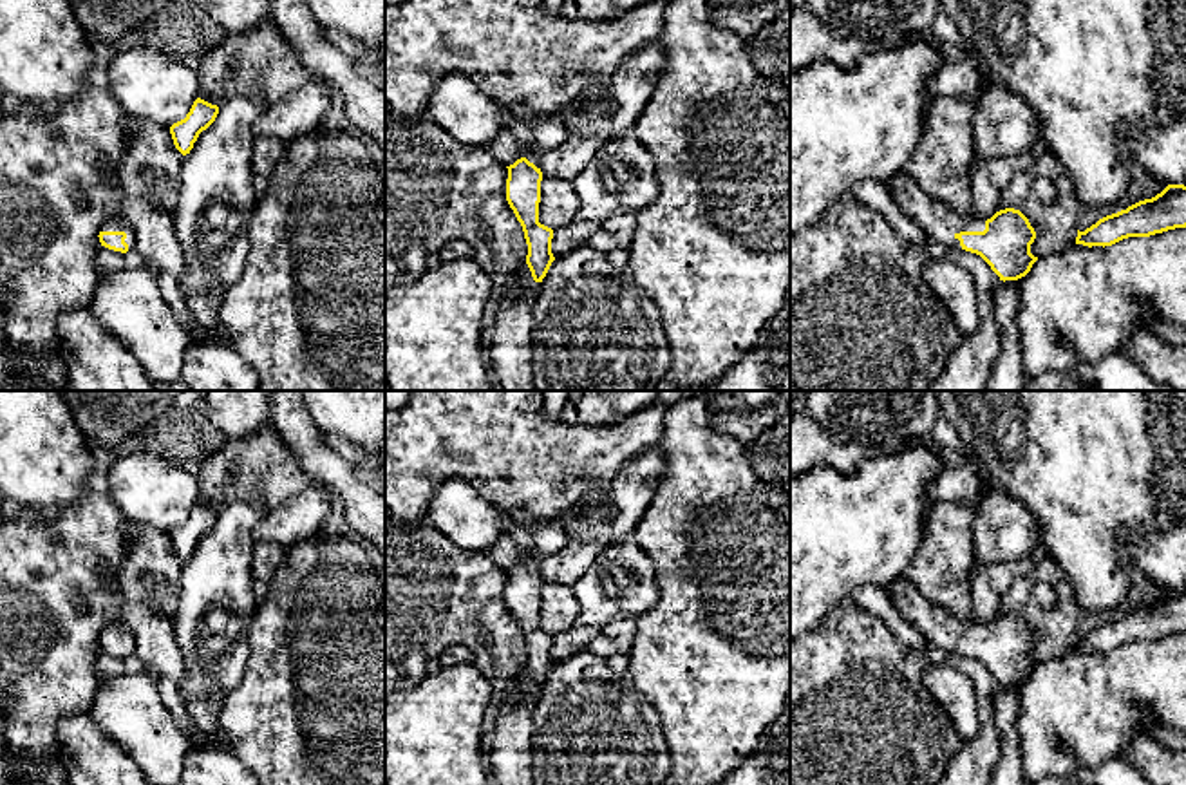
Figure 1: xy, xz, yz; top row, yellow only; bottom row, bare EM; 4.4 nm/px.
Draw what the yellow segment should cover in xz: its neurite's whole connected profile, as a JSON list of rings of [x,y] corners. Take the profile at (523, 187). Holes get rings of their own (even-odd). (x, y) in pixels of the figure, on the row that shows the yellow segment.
[[[524,145],[519,159],[506,166],[506,201],[522,226],[532,277],[542,282],[555,257],[551,253],[553,230],[539,222],[542,172],[537,152],[537,145]]]

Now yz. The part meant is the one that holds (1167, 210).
[[[1168,184],[1155,197],[1106,215],[1085,232],[1078,230],[1076,244],[1105,248],[1128,237],[1150,237],[1175,228],[1186,228],[1184,184]]]

